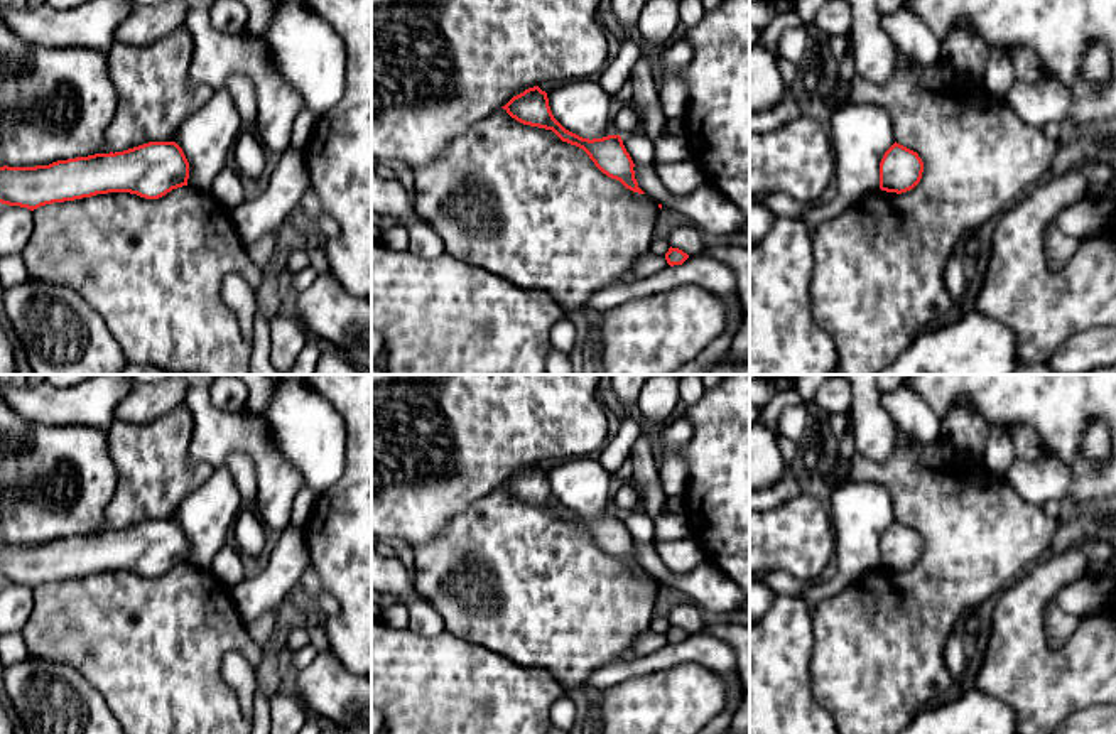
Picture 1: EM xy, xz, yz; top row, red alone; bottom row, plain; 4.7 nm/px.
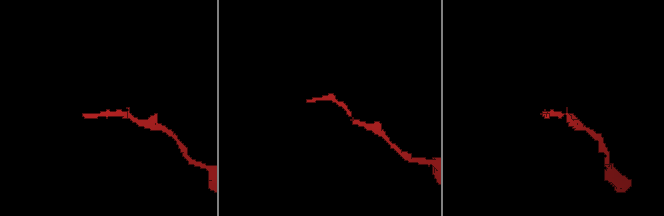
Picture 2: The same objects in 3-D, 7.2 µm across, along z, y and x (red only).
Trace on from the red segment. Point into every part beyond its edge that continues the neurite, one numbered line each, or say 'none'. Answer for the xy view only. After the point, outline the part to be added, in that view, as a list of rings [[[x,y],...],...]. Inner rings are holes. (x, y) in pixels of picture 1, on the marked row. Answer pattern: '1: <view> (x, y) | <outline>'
none

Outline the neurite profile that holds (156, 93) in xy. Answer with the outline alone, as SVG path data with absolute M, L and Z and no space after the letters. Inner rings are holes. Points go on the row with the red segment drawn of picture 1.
M186 25L149 46L115 42L106 51L118 103L103 154L174 142L182 121L211 100L214 89L191 78L192 51Z

